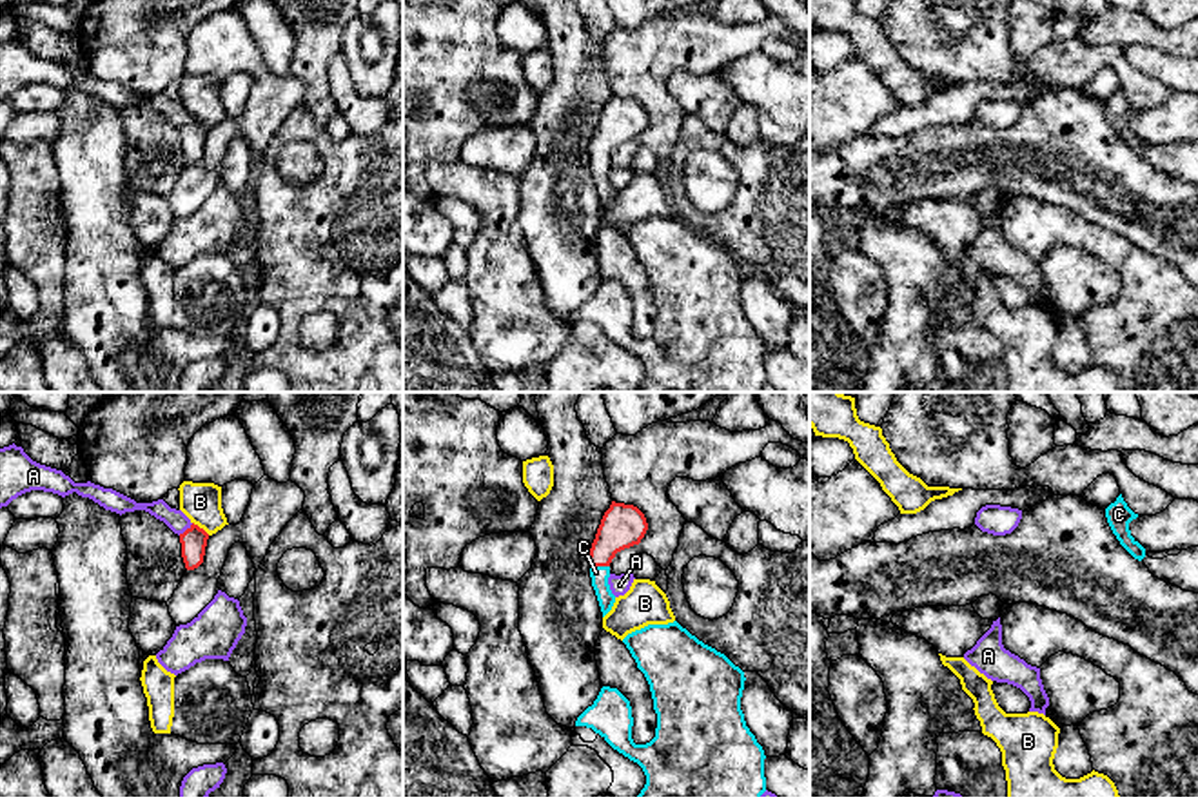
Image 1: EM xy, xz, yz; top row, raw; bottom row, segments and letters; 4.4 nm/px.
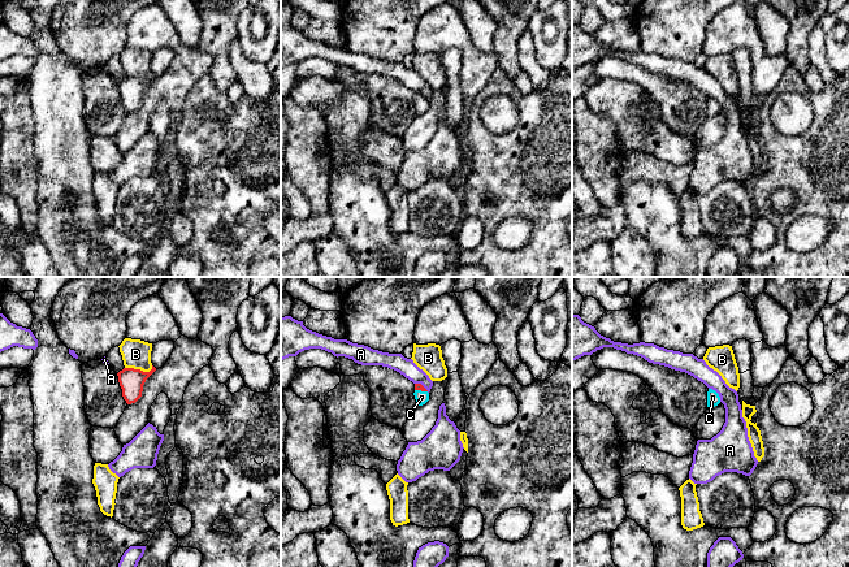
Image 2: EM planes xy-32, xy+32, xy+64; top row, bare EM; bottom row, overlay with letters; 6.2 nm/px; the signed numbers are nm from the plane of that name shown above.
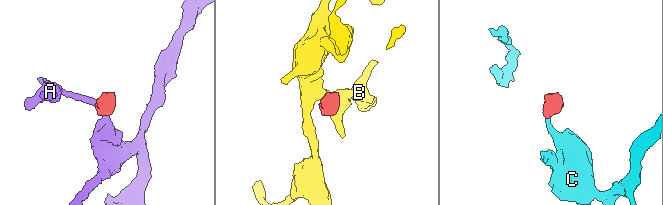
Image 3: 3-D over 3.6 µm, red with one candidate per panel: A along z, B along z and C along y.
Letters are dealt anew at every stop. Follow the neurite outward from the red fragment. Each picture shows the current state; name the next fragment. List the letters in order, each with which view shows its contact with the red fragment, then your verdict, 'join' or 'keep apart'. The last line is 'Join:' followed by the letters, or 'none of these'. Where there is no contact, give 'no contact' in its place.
A: xy | keep apart
B: xy | keep apart
C: xz | join
Join: C

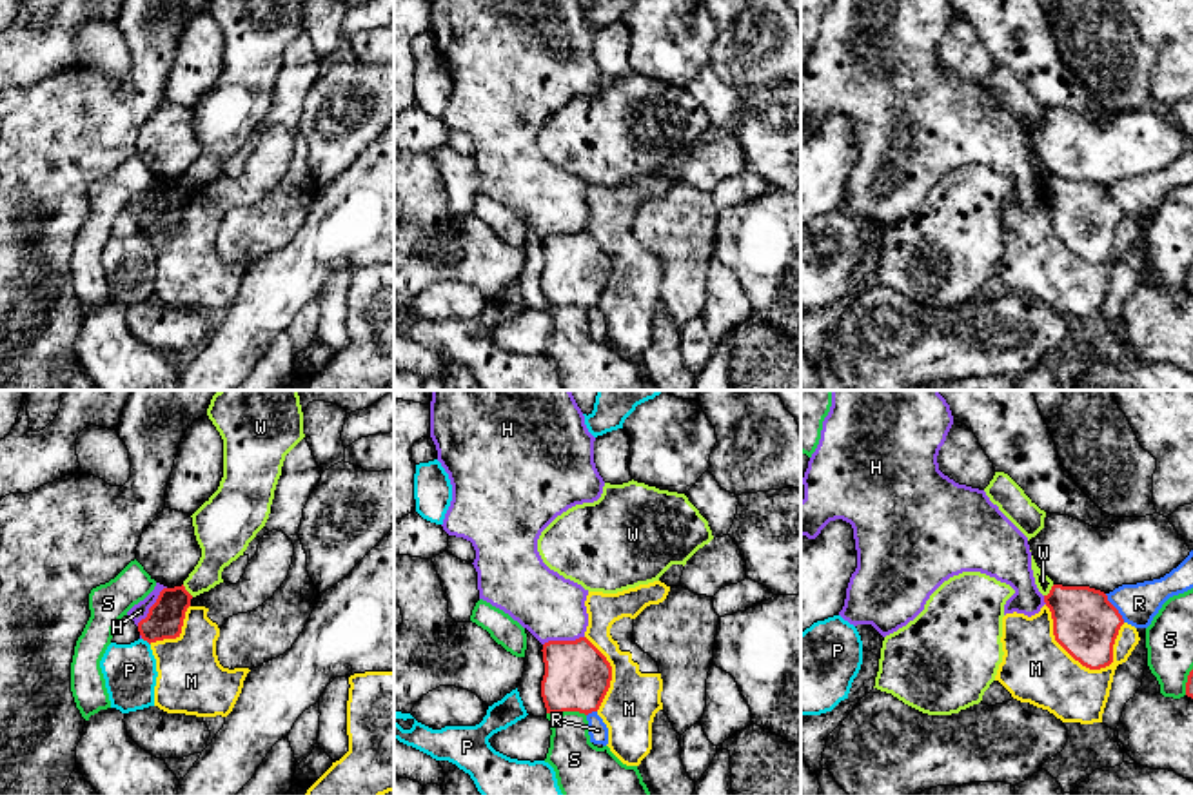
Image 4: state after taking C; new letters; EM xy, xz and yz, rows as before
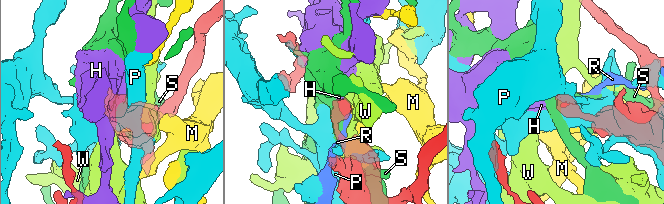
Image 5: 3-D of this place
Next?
H: xy | keep apart
M: yz | keep apart
P: xy | keep apart
R: yz | keep apart
S: xz | keep apart
W: yz | keep apart
Join: none of these

